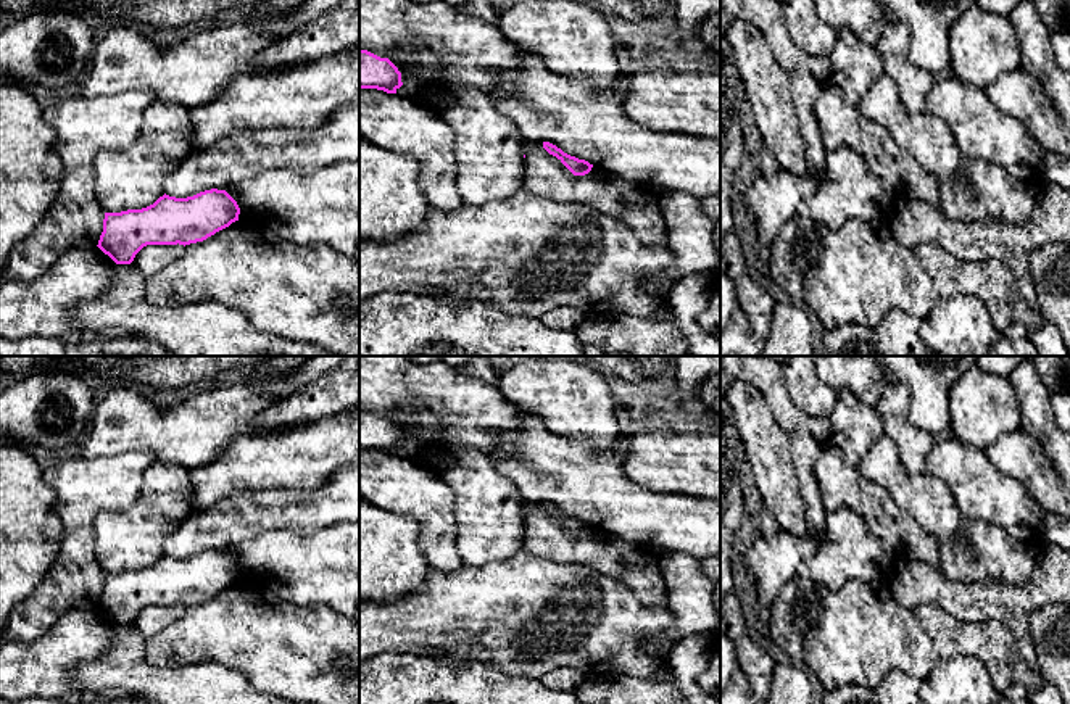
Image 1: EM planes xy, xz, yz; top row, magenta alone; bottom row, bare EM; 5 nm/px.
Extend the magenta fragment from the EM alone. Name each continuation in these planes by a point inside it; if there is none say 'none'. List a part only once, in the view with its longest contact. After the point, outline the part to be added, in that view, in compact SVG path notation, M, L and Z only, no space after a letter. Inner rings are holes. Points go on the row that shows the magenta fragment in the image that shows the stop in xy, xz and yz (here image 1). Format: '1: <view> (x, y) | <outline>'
none

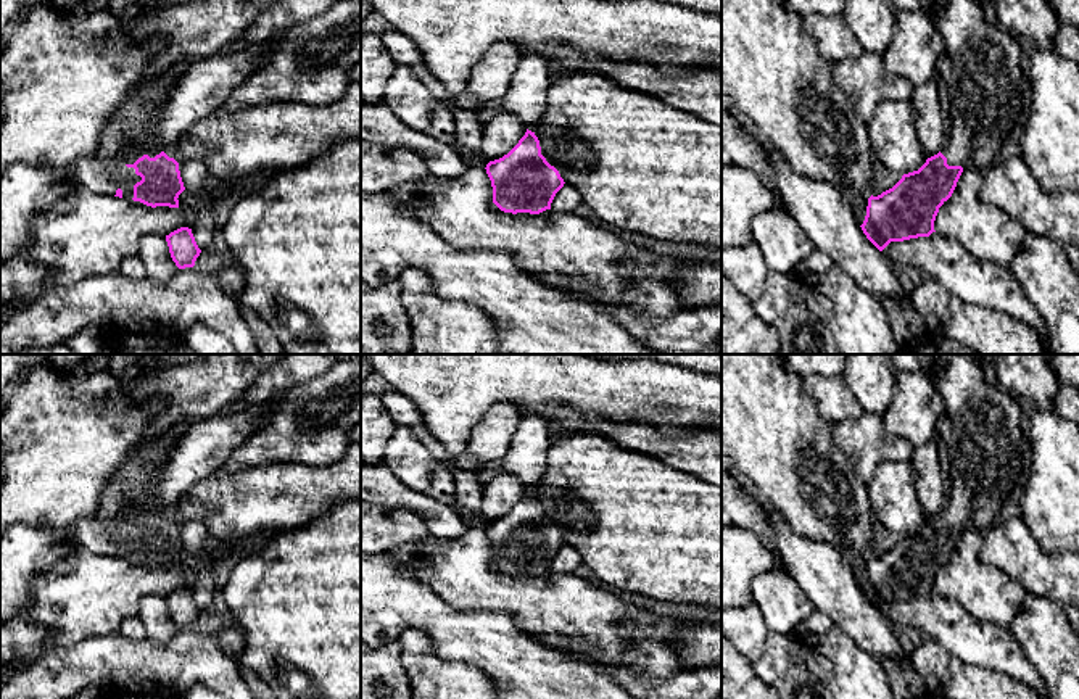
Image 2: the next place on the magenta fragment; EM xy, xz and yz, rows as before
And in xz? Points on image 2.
none

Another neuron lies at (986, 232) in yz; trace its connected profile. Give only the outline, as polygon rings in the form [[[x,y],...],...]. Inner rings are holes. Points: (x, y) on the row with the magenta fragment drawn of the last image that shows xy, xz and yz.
[[[969,161],[952,196],[939,208],[934,230],[958,242],[979,261],[1010,267],[1029,232],[1002,209],[981,200],[982,180],[984,172]]]

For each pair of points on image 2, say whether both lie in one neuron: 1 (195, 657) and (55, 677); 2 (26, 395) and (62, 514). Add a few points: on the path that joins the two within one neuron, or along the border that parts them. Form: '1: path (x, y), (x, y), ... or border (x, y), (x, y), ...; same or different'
1: path (160, 665), (90, 665); same
2: path (52, 424), (52, 485); same

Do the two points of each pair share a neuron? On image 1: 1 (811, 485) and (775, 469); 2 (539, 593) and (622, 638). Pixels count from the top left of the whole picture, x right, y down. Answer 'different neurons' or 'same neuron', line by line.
1: different neurons
2: same neuron

